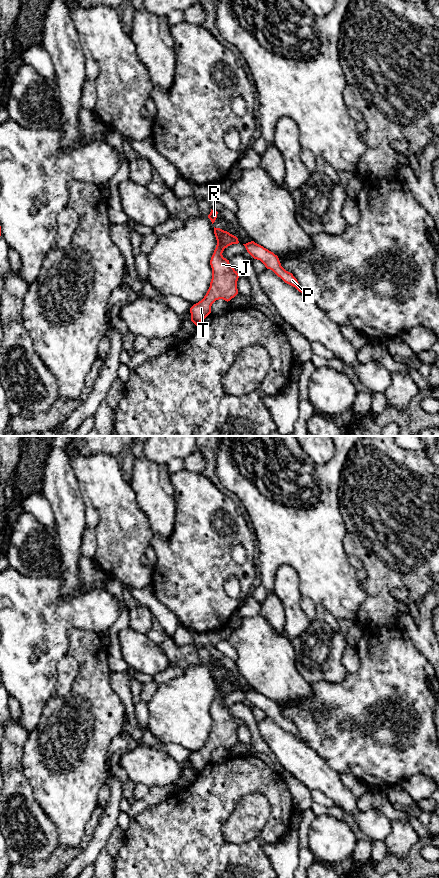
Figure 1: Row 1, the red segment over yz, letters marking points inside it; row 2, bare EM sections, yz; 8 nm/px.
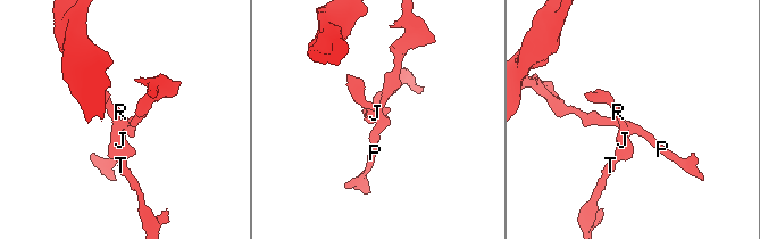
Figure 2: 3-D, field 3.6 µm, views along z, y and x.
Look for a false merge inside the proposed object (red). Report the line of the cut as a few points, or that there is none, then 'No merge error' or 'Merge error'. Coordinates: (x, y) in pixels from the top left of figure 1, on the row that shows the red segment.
Split along yz (217, 241), (229, 245). Merge error

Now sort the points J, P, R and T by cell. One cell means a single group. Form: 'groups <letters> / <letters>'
groups J R T / P

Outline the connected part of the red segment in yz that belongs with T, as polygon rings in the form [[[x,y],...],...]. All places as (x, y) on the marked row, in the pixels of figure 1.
[[[217,242],[210,260],[212,268],[210,287],[204,298],[190,308],[191,321],[196,326],[211,313],[211,306],[216,300],[223,299],[228,302],[238,294],[239,274],[222,255],[228,246],[230,245]]]

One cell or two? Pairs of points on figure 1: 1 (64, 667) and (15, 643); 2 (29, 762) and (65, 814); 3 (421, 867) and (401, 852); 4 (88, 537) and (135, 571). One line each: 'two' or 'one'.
1: two
2: one
3: two
4: two

